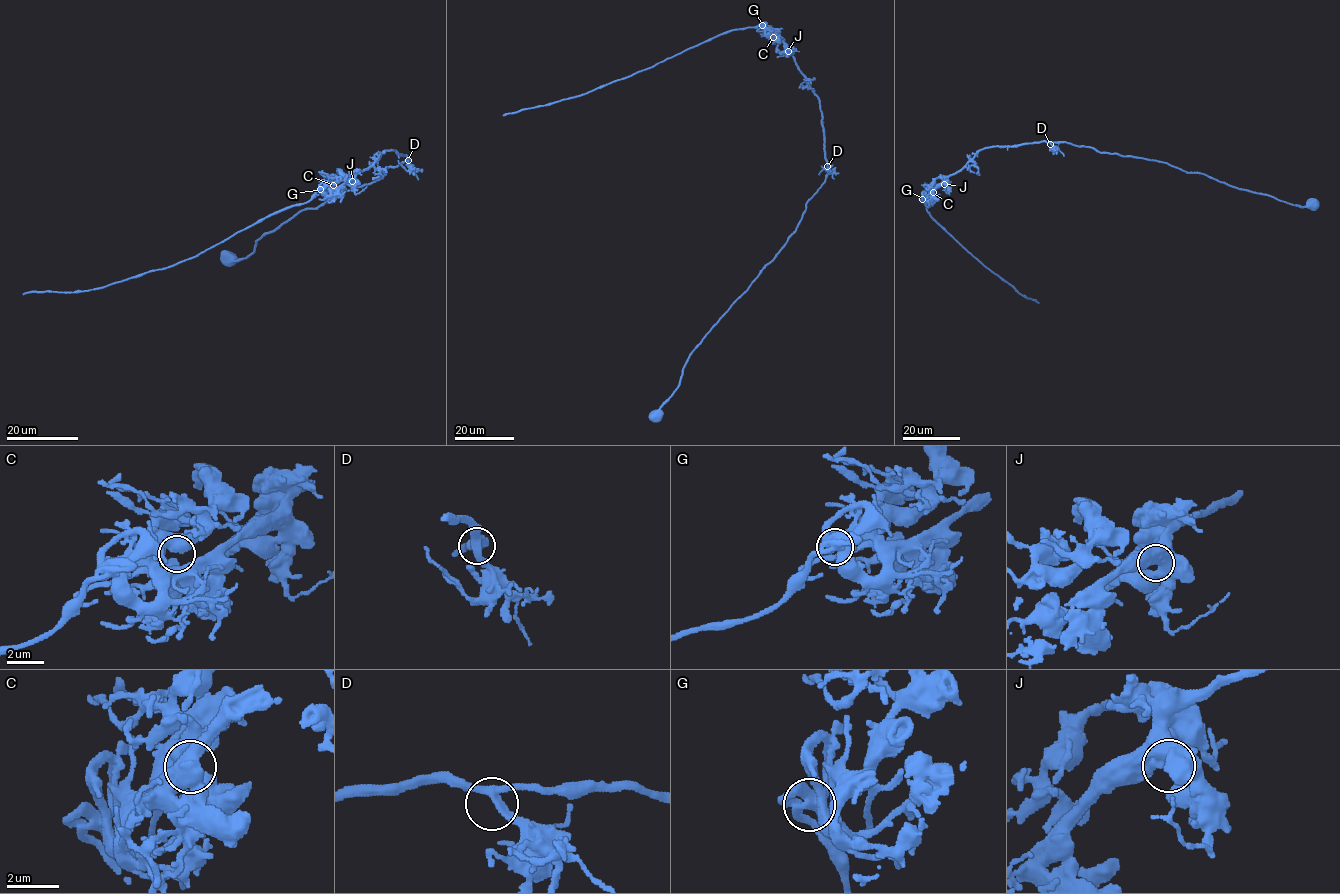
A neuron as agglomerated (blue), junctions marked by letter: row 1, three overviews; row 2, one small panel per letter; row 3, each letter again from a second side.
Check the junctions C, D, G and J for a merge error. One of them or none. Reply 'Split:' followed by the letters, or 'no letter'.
Split: no letter

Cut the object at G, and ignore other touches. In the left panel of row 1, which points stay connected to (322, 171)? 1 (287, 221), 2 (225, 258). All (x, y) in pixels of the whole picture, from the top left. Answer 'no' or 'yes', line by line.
1: yes
2: yes

